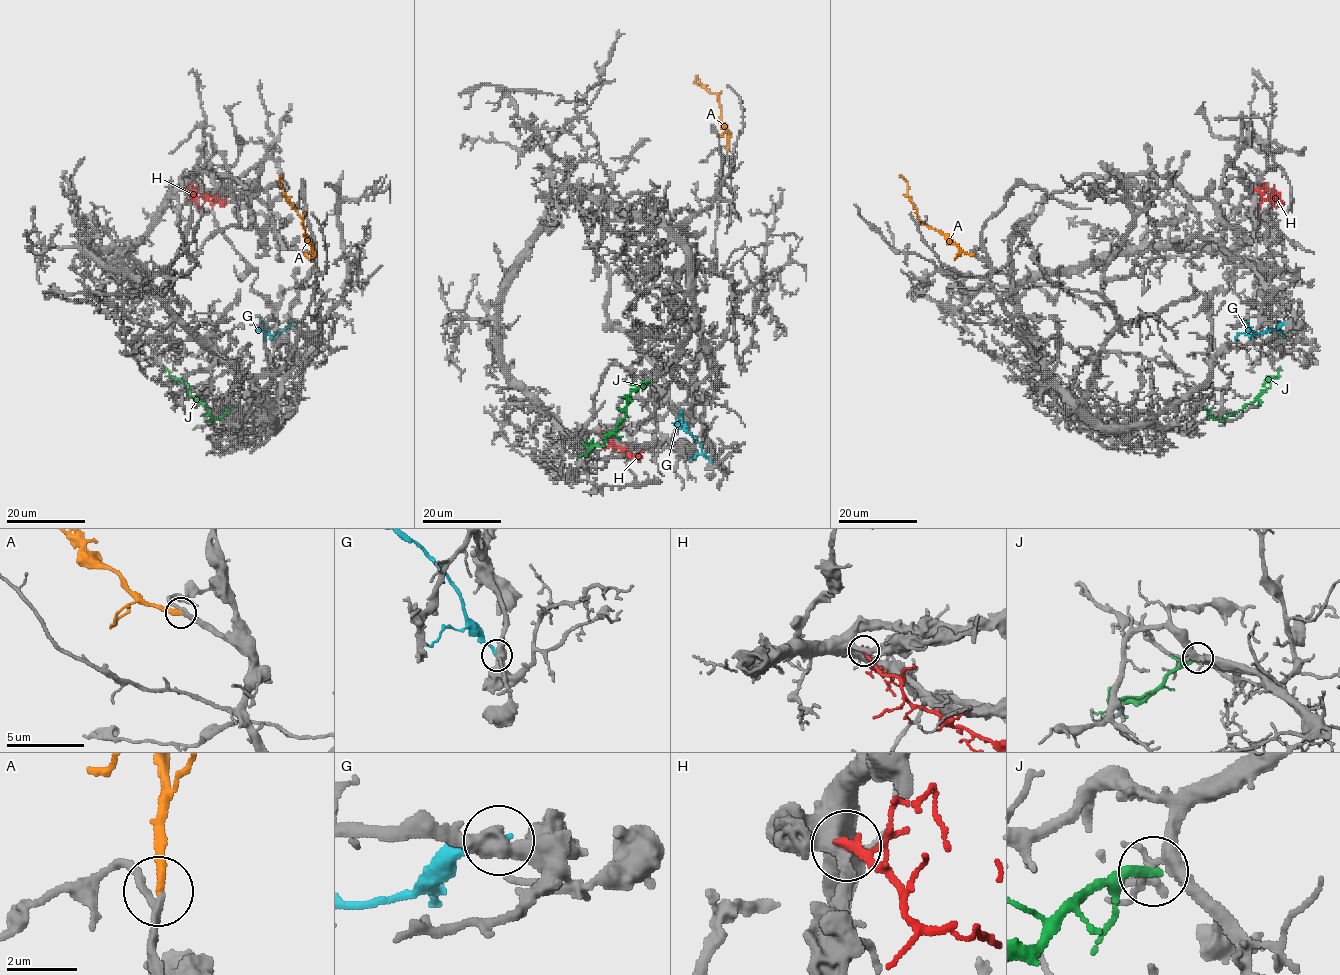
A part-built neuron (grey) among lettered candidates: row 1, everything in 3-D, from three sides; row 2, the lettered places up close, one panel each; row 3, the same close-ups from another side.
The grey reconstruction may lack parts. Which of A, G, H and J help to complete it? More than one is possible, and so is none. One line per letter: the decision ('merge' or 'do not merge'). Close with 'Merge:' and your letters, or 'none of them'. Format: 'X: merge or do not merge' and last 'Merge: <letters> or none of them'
A: merge
G: do not merge
H: do not merge
J: do not merge
Merge: A

